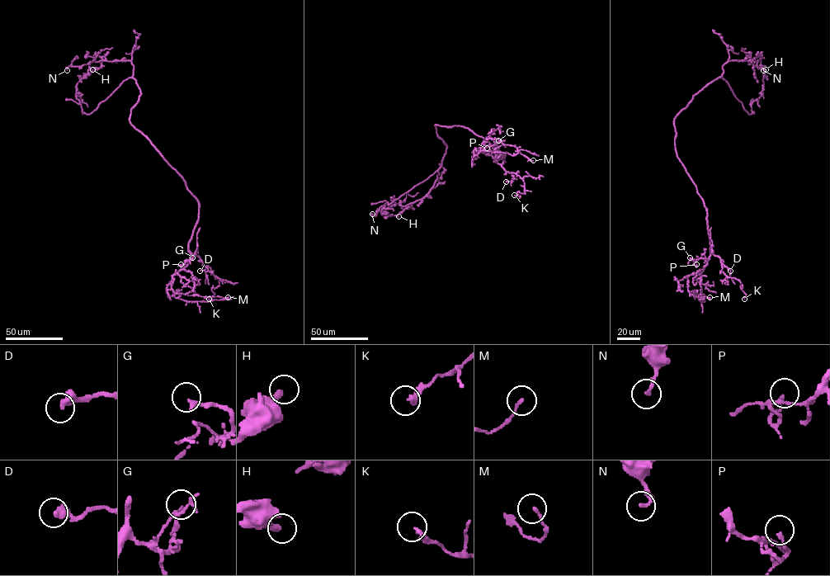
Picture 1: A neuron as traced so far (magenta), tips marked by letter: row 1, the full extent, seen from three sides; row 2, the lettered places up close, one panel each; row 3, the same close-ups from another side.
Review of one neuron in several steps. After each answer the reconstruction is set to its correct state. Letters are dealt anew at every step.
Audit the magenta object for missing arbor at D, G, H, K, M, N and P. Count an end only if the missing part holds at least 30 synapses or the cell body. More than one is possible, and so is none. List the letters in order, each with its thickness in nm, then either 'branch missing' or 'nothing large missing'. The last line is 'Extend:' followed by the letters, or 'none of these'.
D: calibre 440 nm; nothing large missing
G: calibre 240 nm; nothing large missing
H: calibre 320 nm; nothing large missing
K: calibre 240 nm; nothing large missing
M: calibre 130 nm; nothing large missing
N: calibre 190 nm; nothing large missing
P: calibre 170 nm; nothing large missing
Extend: none of these

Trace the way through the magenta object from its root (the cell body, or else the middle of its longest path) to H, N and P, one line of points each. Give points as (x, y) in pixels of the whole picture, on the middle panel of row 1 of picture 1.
H: (466, 128), (435, 125), (446, 146), (442, 164), (426, 179), (385, 203), (382, 214), (398, 216)
N: (466, 128), (436, 125), (446, 149), (433, 186), (422, 199), (404, 206), (384, 205), (375, 216), (372, 214)
P: (466, 128), (483, 138), (504, 154), (504, 158), (494, 162), (496, 150), (491, 144), (487, 148)

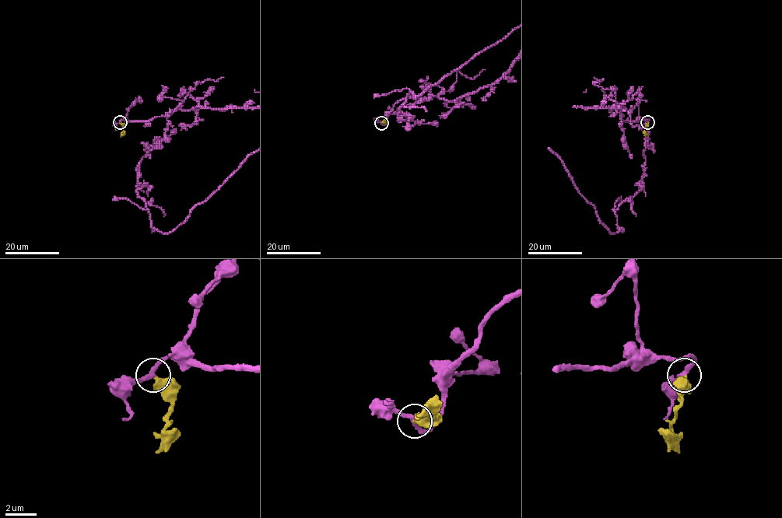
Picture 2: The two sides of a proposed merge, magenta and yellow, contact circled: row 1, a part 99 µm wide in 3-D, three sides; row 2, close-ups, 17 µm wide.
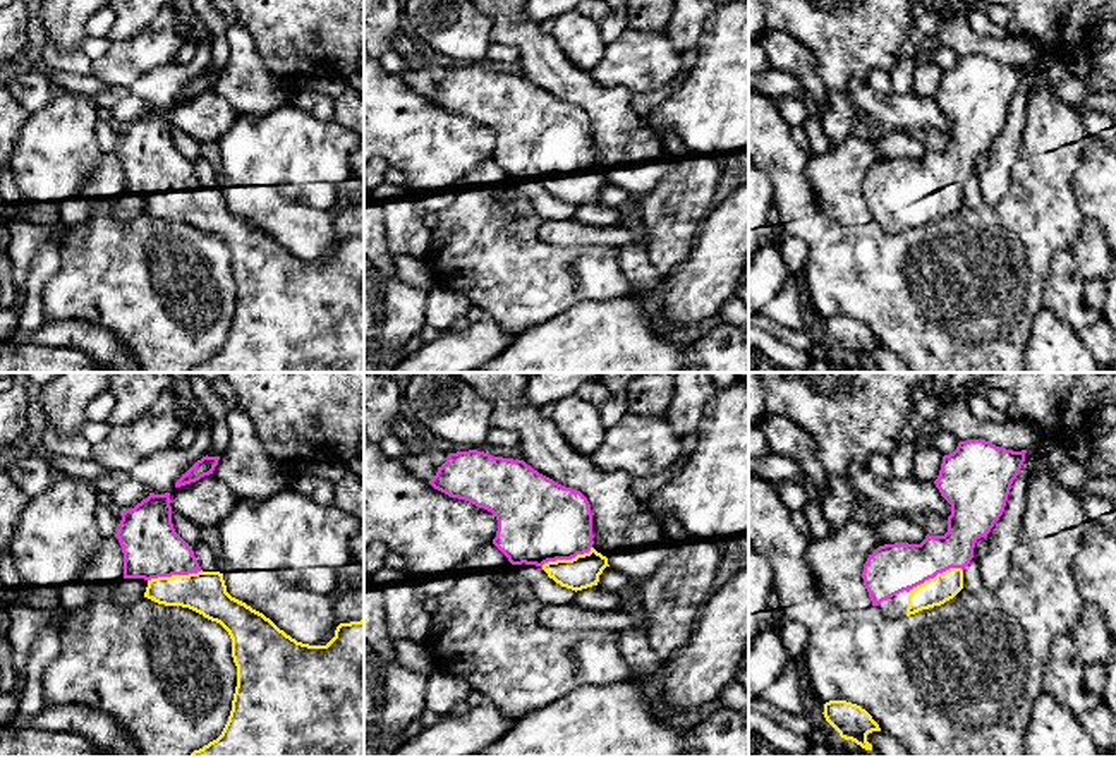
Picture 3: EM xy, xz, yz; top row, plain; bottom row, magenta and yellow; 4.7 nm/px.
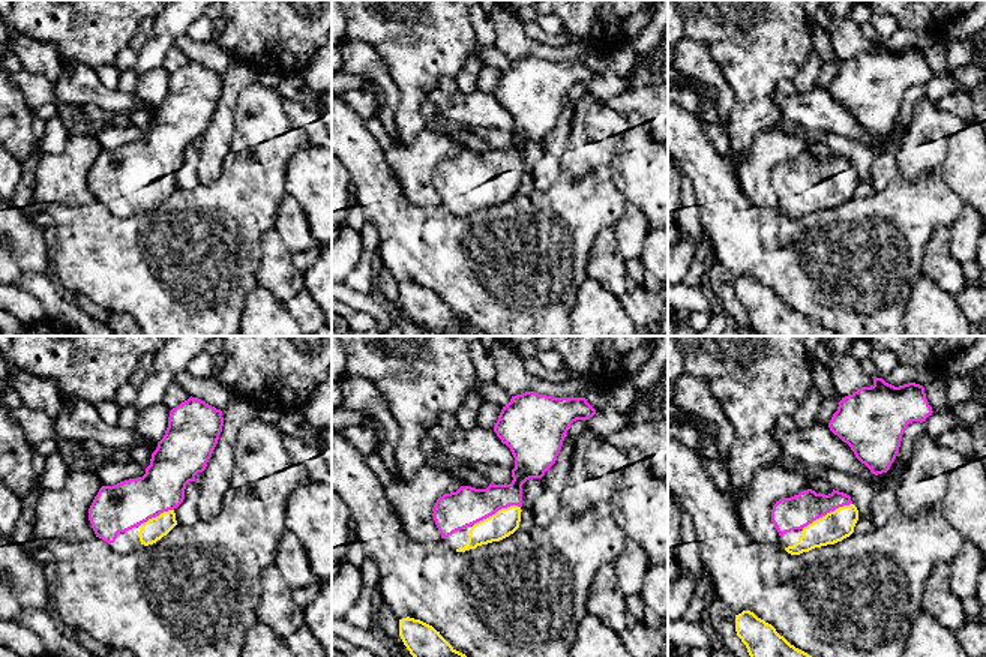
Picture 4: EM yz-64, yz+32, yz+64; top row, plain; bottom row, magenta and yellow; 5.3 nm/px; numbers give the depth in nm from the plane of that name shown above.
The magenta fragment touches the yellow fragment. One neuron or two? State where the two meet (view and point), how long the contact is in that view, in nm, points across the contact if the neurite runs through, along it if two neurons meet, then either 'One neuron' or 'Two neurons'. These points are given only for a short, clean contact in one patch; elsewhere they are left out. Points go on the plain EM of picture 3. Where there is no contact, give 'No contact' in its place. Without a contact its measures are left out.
Touches magenta at xy (174, 189). Shared border 260 nm. Path across: xy (151, 163), (174, 189), (184, 199), (205, 208). One neuron

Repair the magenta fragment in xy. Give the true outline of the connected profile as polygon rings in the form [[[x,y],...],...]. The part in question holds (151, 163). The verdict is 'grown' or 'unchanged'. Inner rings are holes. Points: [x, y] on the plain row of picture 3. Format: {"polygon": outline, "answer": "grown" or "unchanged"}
{"polygon": [[[149,108],[120,130],[115,153],[124,168],[124,194],[144,194],[148,197],[144,213],[165,221],[189,223],[220,239],[232,254],[237,302],[228,336],[216,355],[189,372],[364,372],[364,235],[340,239],[326,261],[297,257],[263,228],[232,213],[223,189],[201,185],[192,161],[173,144],[170,108]]], "answer": "grown"}

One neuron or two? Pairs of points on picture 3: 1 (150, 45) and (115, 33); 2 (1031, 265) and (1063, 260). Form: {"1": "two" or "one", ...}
{"1": "two", "2": "two"}

